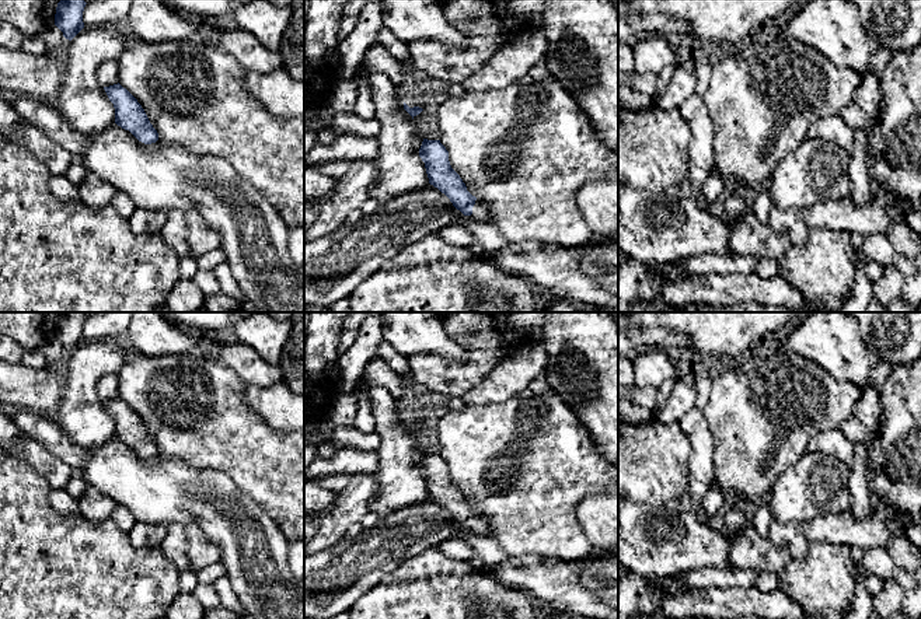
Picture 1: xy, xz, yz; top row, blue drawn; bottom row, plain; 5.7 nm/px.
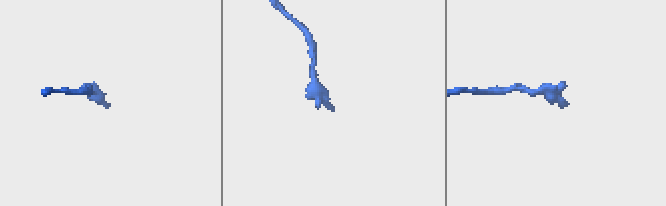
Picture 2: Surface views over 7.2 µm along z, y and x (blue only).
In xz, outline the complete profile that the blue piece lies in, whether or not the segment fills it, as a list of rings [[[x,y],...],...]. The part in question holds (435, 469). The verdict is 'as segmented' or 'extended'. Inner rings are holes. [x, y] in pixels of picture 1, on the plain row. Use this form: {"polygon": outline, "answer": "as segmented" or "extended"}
{"polygon": [[[423,452],[419,471],[425,476],[429,497],[444,507],[457,524],[474,535],[489,536],[488,518],[467,504],[460,489],[451,482],[449,465],[440,454]]], "answer": "extended"}

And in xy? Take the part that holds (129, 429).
{"polygon": [[[119,396],[104,401],[115,422],[115,437],[129,444],[139,455],[151,458],[158,454],[158,447],[150,437],[137,413]]], "answer": "as segmented"}

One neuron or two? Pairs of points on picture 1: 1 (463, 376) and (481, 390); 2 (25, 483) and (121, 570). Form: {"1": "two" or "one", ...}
{"1": "two", "2": "one"}

